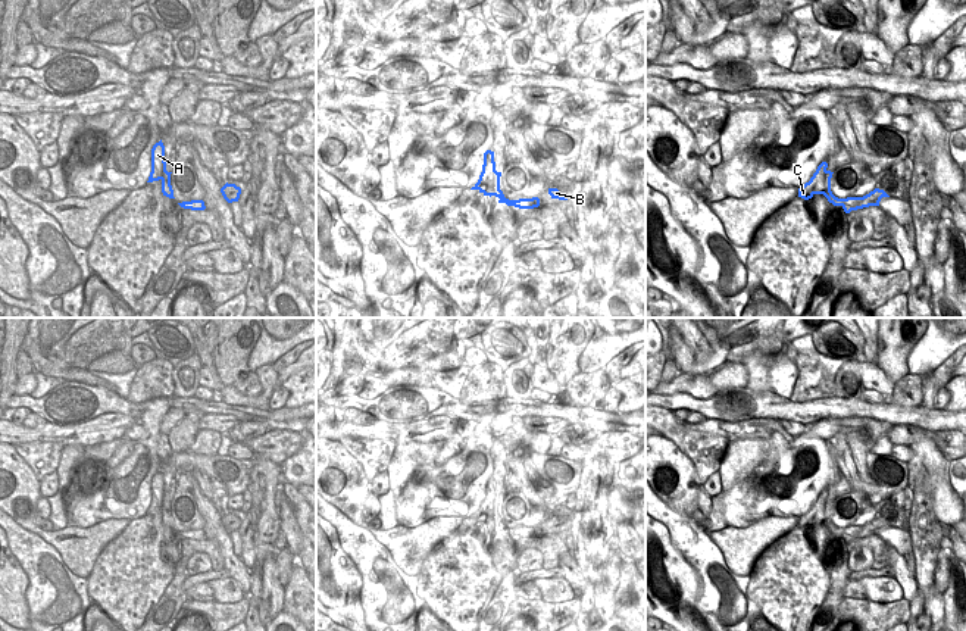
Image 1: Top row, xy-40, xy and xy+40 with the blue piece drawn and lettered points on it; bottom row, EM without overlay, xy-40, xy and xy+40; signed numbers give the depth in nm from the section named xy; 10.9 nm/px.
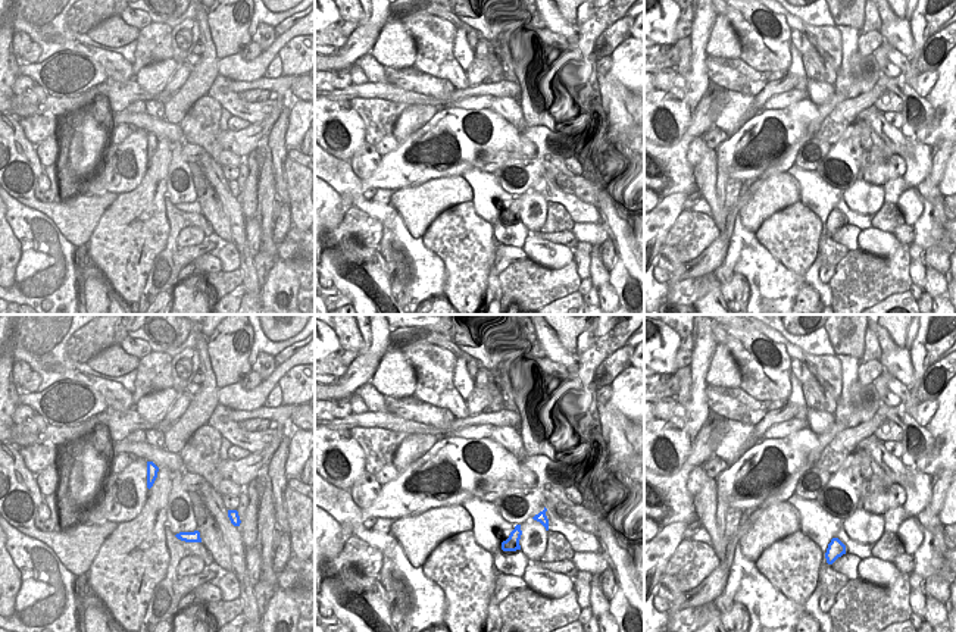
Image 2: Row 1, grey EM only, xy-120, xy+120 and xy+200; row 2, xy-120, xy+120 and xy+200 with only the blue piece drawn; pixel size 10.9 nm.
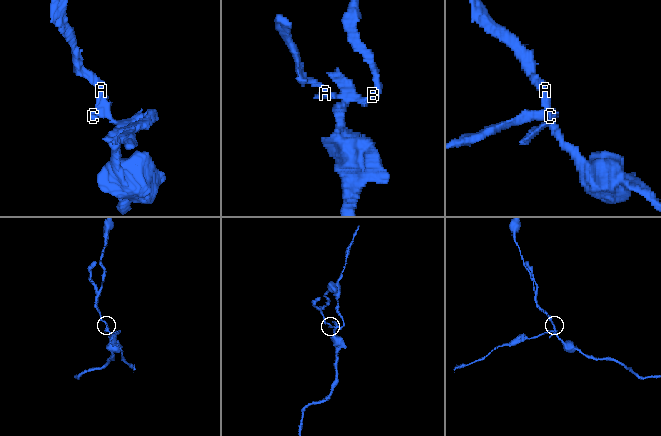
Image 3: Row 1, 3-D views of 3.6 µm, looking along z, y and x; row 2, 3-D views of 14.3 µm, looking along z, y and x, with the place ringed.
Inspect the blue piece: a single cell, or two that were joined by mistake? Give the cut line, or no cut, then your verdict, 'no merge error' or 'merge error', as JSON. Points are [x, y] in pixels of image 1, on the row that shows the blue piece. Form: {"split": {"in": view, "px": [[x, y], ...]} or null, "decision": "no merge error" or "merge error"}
{"split": {"in": "xy+40", "px": [[844, 199], [843, 206]]}, "decision": "merge error"}

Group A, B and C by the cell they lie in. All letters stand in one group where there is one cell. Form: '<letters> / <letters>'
A C / B

